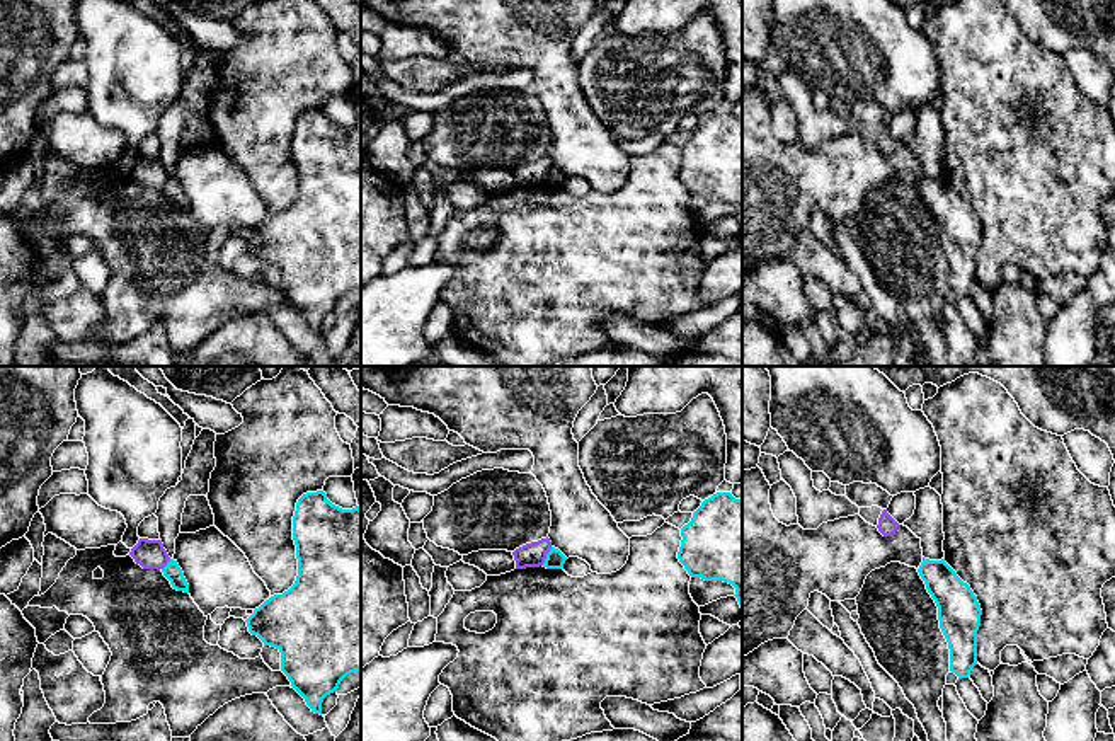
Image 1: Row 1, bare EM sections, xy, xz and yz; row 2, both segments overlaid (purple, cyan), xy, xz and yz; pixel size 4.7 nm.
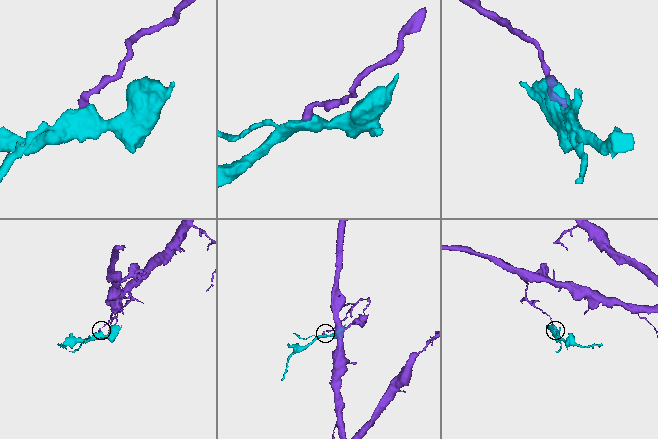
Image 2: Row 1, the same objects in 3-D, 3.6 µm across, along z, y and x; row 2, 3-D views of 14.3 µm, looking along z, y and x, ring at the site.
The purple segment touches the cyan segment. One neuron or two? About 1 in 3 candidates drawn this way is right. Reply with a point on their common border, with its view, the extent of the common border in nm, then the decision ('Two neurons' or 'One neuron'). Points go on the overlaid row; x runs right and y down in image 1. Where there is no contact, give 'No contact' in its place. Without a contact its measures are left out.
Touches purple at xz (545, 556). Shared border 100 nm. Two neurons

